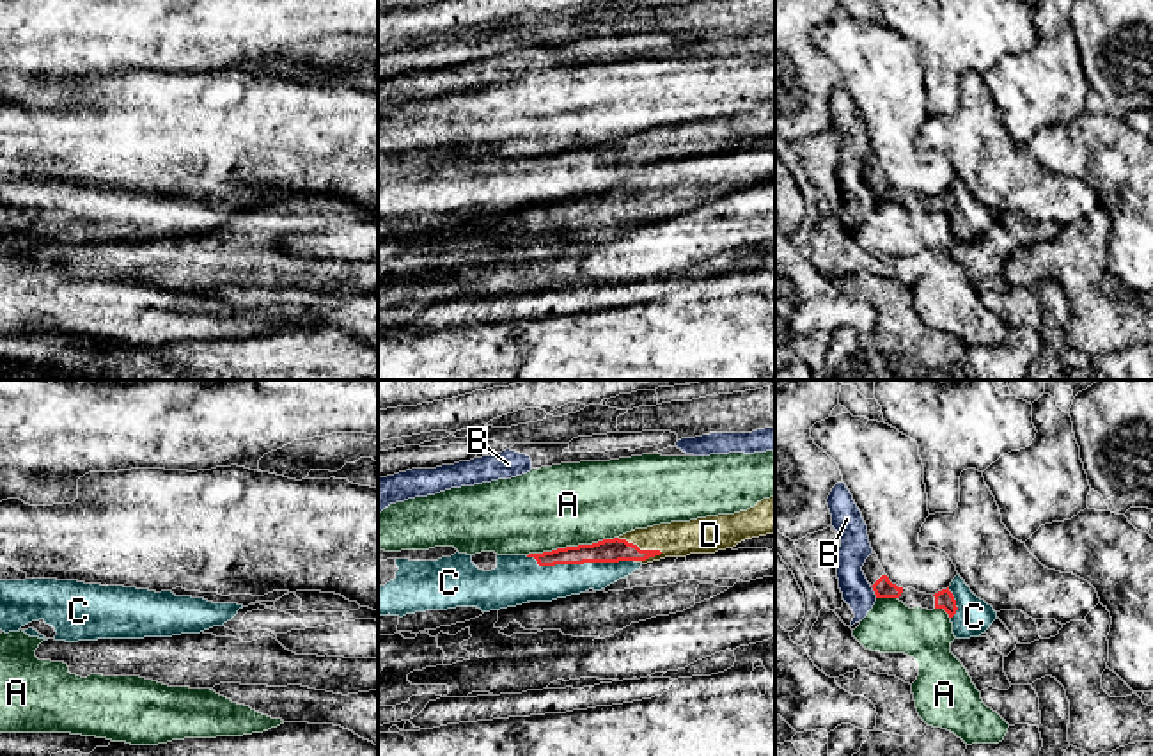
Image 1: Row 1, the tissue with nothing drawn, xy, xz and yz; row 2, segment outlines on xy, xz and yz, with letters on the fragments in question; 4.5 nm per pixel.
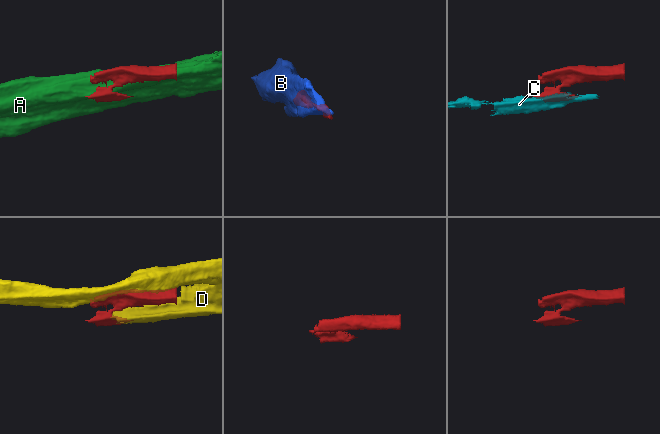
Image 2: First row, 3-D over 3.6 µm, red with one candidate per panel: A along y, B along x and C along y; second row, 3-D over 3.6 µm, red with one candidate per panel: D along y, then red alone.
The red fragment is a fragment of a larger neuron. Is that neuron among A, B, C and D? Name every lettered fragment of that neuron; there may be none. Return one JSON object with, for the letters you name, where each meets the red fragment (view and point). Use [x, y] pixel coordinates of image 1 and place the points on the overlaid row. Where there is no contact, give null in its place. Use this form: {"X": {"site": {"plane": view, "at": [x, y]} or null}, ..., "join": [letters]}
{"C": {"site": {"plane": "xz", "at": [580, 563]}}, "join": ["C"]}

